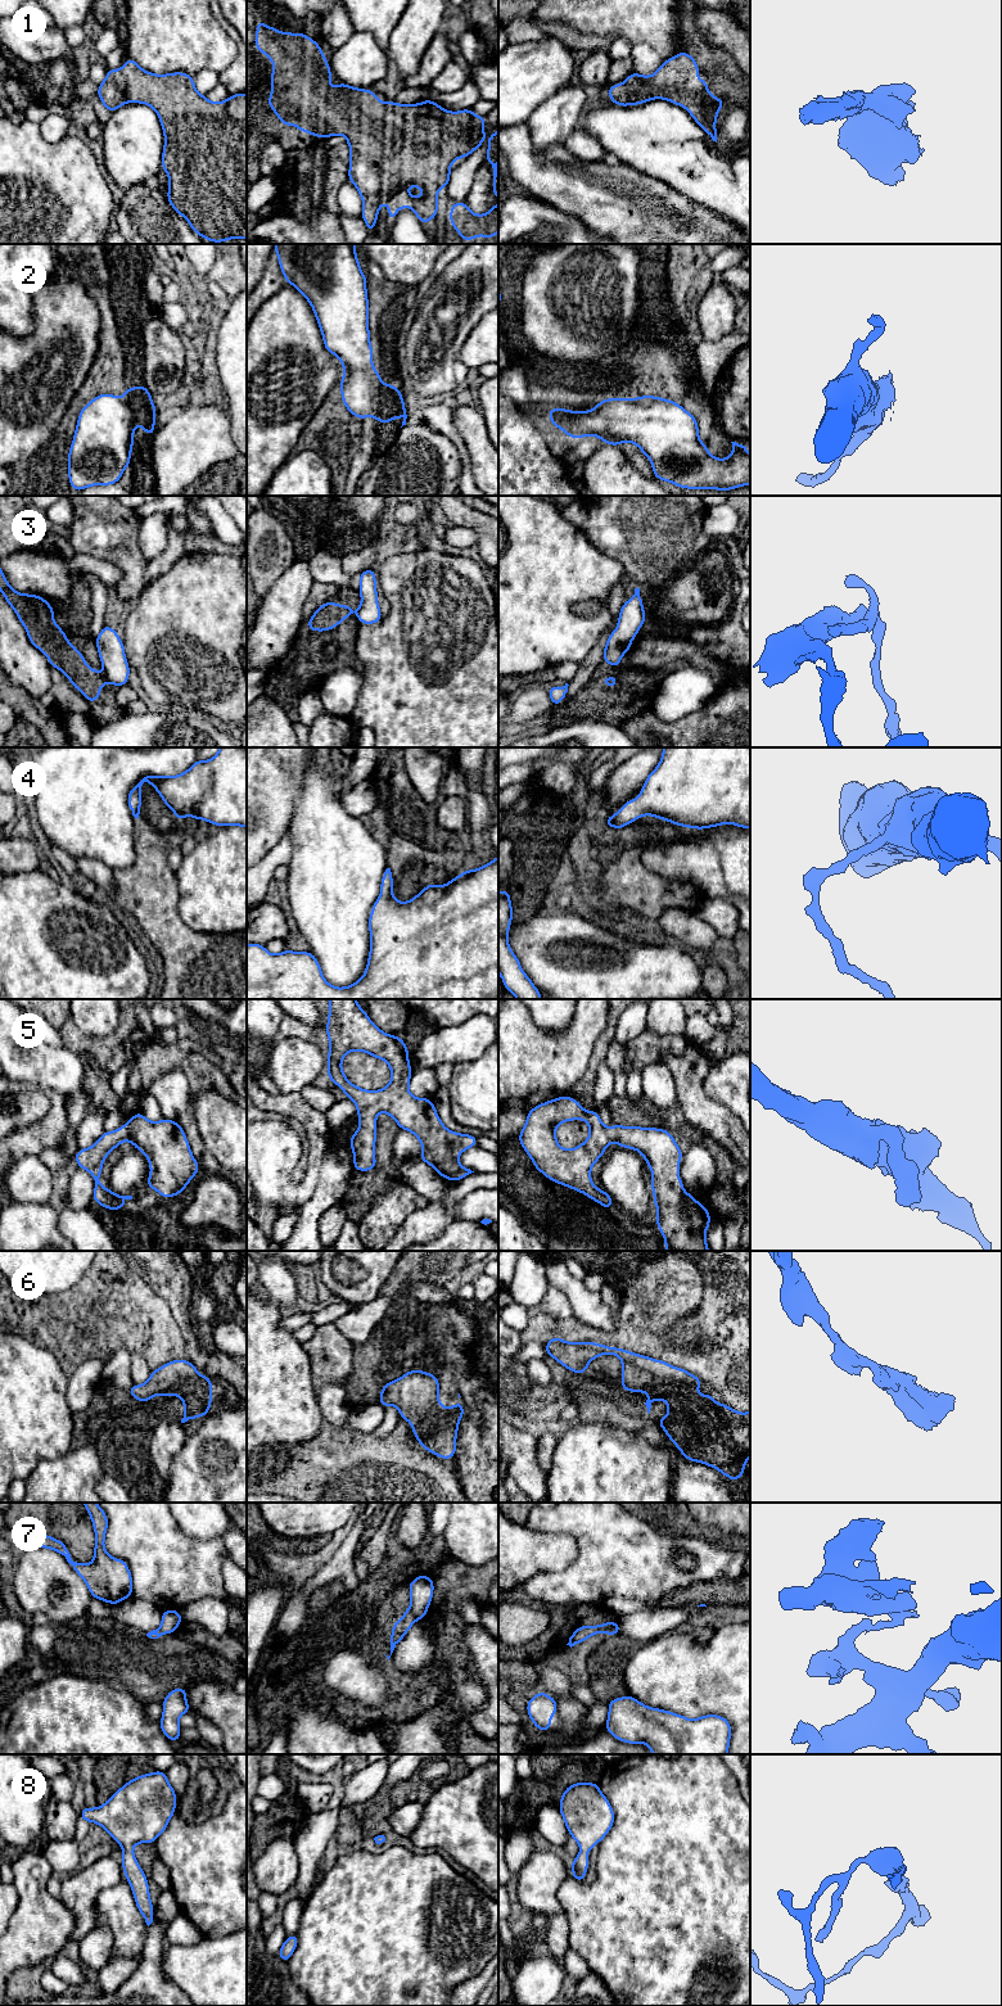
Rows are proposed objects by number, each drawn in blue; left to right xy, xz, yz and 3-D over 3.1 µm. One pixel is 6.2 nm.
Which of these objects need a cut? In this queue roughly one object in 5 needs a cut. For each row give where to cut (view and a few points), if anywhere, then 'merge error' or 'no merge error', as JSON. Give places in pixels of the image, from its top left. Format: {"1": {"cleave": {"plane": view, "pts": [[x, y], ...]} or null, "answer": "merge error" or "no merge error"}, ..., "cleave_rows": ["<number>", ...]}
{"1": {"cleave": null, "answer": "no merge error"}, "2": {"cleave": {"plane": "xy", "pts": [[117, 397], [132, 416], [131, 437], [129, 441], [130, 457]]}, "answer": "merge error"}, "3": {"cleave": {"plane": "xy", "pts": [[104, 677], [107, 680]]}, "answer": "merge error"}, "4": {"cleave": null, "answer": "no merge error"}, "5": {"cleave": null, "answer": "no merge error"}, "6": {"cleave": null, "answer": "no merge error"}, "7": {"cleave": {"plane": "xz", "pts": [[410, 1607], [416, 1620]]}, "answer": "merge error"}, "8": {"cleave": null, "answer": "no merge error"}, "cleave_rows": ["2", "3", "7"]}

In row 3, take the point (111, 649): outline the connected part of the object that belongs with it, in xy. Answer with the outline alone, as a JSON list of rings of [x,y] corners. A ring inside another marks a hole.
[[[105,624],[95,638],[95,643],[107,681],[114,687],[127,685],[130,665],[126,660],[123,642],[119,638],[119,634]]]

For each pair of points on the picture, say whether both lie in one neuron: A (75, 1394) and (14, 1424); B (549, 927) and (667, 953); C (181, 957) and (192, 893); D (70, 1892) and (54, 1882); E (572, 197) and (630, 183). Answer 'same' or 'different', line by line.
A: different
B: same
C: different
D: different
E: same

